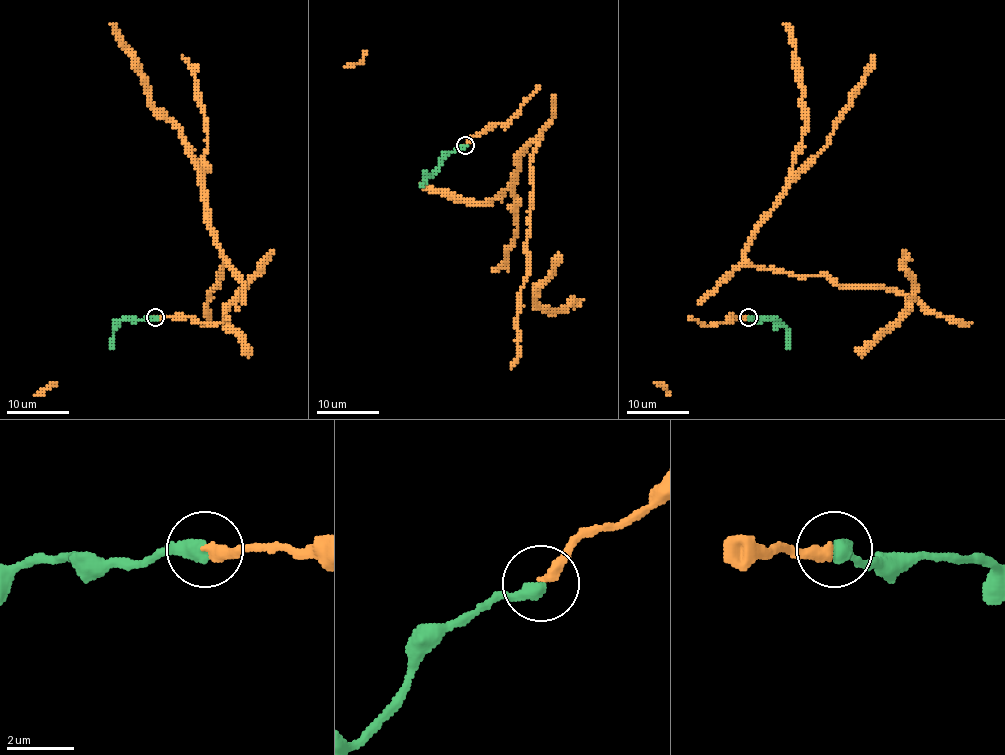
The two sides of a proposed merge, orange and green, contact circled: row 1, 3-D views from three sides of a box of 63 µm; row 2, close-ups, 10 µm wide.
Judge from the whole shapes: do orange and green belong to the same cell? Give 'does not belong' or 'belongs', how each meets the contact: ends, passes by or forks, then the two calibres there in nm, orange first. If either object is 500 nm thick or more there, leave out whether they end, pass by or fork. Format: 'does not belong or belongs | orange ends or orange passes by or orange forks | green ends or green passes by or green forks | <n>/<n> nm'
belongs | orange ends | green ends | 360/440 nm

